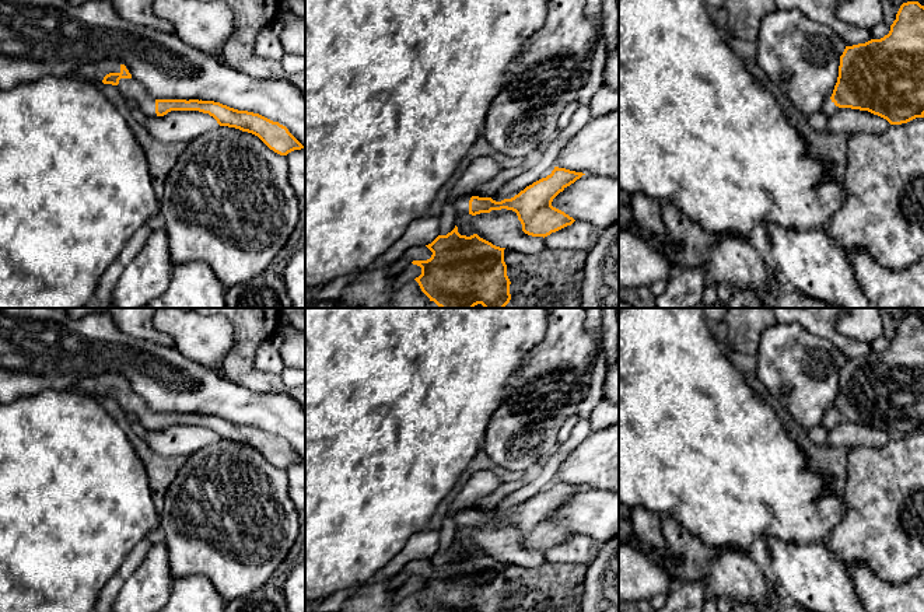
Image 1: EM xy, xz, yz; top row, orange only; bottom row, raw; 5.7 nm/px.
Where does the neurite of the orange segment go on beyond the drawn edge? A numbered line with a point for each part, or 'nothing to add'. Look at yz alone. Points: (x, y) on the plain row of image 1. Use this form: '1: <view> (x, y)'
1: yz (829, 422)

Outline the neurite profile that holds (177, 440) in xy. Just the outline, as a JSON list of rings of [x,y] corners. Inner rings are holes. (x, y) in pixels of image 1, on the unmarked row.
[[[171,424],[164,430],[148,431],[144,440],[160,455],[189,457],[220,438],[209,427],[199,424]]]

